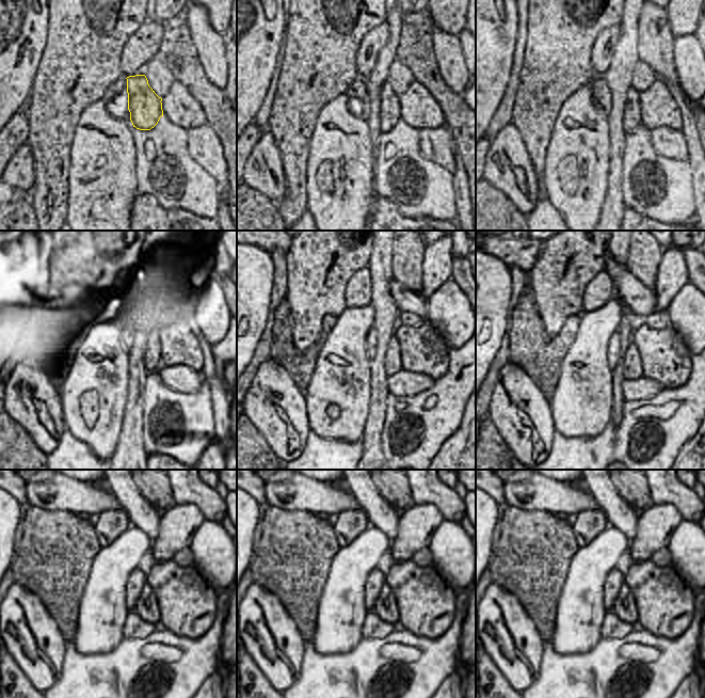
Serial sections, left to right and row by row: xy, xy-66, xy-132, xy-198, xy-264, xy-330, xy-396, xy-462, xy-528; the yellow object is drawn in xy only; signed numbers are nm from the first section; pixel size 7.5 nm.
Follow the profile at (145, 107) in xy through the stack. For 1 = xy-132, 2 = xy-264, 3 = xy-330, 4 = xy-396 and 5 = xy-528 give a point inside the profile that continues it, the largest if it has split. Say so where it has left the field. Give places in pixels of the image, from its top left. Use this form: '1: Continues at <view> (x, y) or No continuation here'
1: Continues at xy-132 (633, 115)
2: Continues at xy-264 (394, 364)
3: Continues at xy-330 (626, 354)
4: Continues at xy-396 (158, 605)
5: Continues at xy-528 (636, 605)

